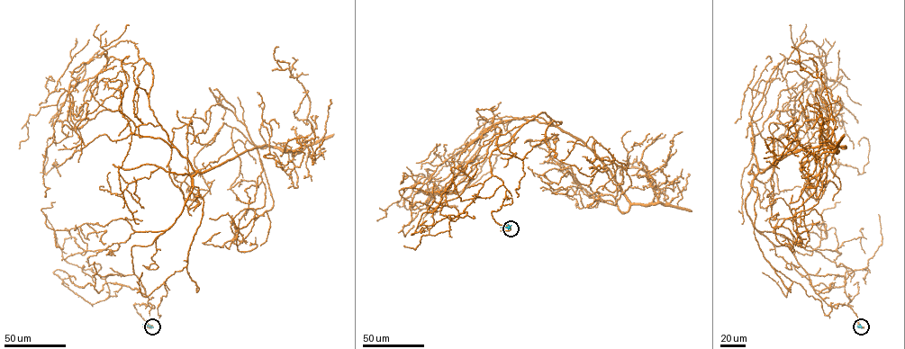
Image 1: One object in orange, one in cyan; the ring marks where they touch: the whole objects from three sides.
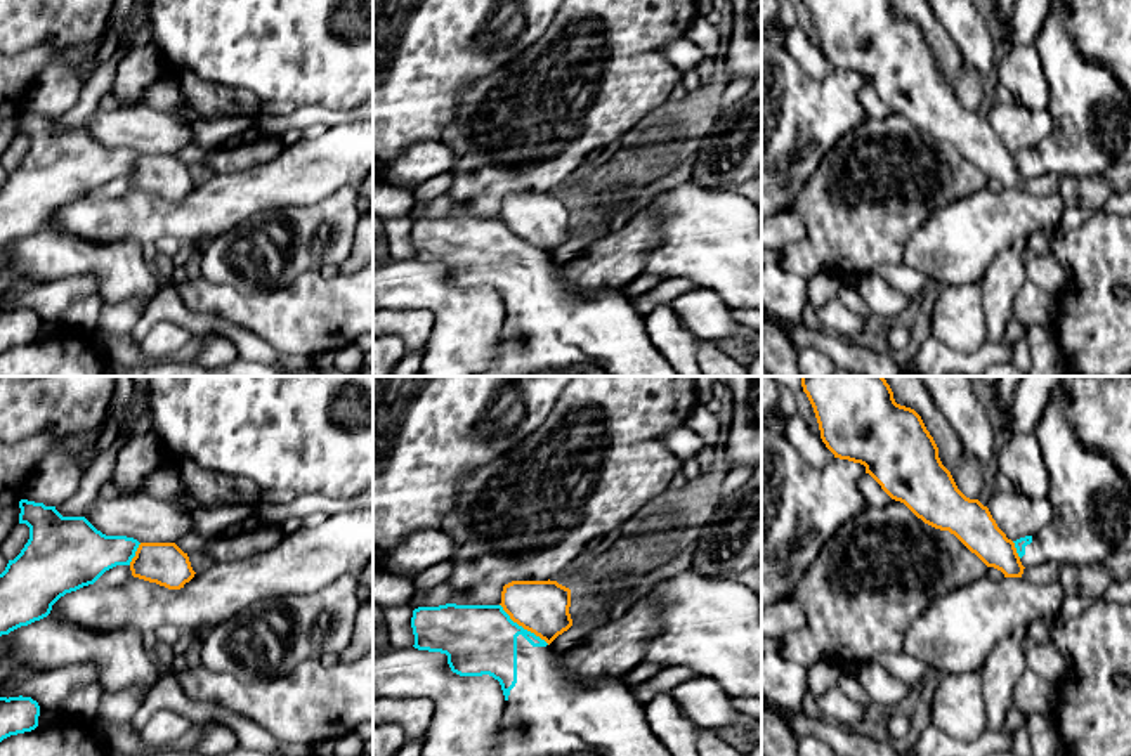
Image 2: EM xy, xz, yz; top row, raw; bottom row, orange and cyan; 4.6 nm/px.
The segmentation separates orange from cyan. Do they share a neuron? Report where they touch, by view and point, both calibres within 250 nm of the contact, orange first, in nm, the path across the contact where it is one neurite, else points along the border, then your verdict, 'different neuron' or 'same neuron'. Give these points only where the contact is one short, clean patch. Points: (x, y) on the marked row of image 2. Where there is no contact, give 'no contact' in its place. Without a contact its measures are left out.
contact xz (523, 626); calibres 260 and 320 nm; border xz (500, 604), (514, 621), (549, 644); different neuron

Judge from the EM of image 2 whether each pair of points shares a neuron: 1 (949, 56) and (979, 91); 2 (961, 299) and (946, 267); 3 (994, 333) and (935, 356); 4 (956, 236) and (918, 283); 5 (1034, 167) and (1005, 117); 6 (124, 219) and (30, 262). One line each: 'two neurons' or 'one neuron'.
1: one neuron
2: two neurons
3: two neurons
4: two neurons
5: two neurons
6: two neurons

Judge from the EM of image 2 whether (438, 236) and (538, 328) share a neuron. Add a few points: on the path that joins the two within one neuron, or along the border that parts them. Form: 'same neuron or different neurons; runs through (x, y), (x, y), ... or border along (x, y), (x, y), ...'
same neuron; runs through (465, 245), (524, 300)

